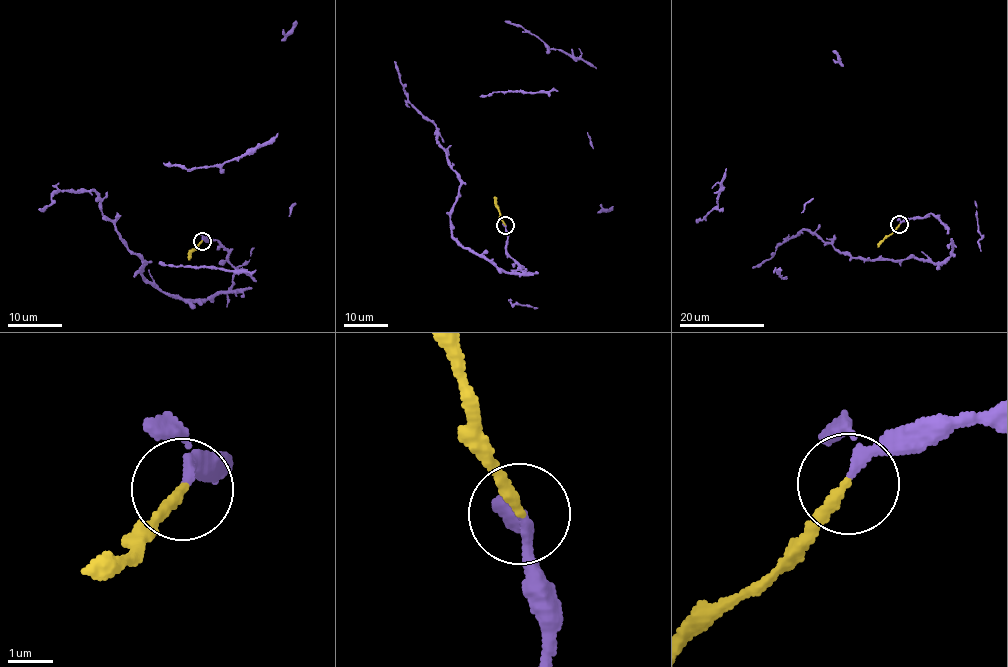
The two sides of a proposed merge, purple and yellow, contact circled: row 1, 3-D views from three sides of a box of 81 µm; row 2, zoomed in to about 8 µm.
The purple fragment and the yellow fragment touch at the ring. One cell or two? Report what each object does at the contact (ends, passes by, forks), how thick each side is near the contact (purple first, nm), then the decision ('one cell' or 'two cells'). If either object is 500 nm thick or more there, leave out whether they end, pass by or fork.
purple passes by; yellow ends; calibres 160 and 240 nm; one cell

